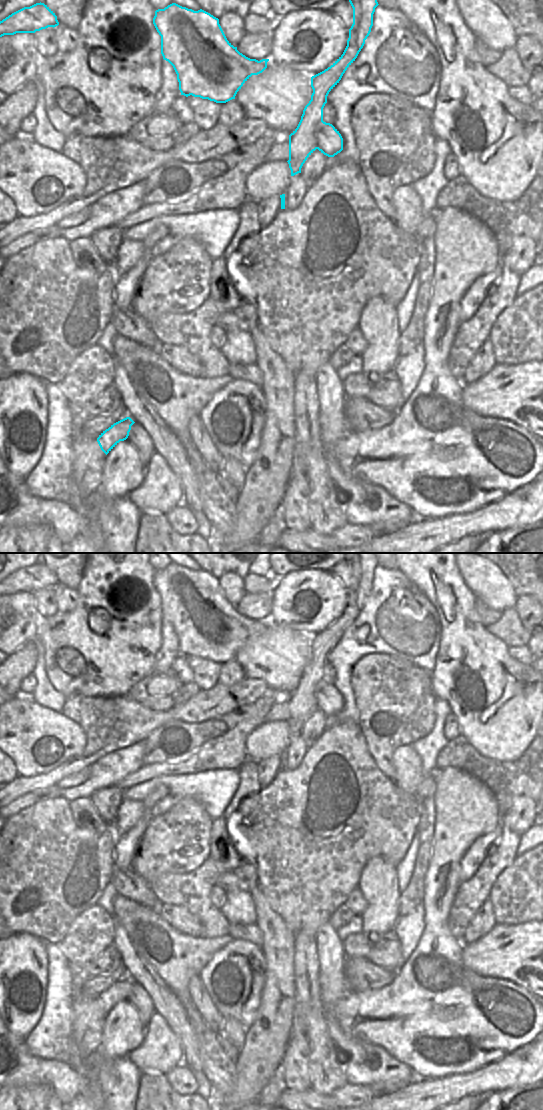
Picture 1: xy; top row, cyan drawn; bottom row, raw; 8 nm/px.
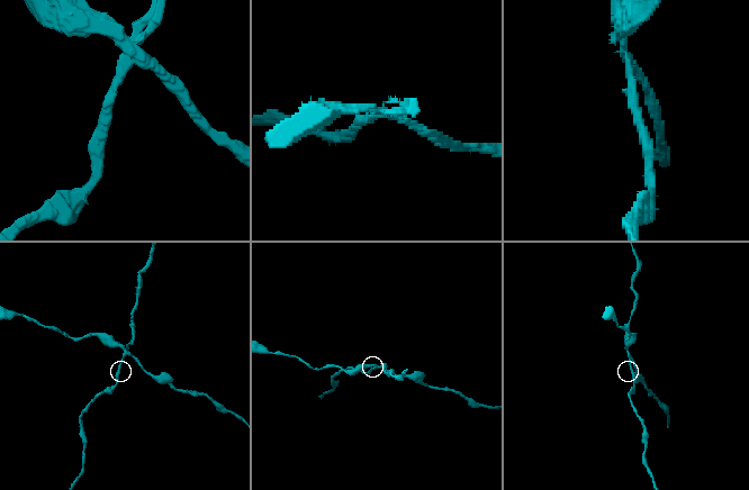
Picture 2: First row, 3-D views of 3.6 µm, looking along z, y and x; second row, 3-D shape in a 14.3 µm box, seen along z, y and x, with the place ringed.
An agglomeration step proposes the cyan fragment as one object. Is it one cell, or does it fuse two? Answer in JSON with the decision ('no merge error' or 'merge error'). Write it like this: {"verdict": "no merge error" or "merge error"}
{"verdict": "merge error"}

